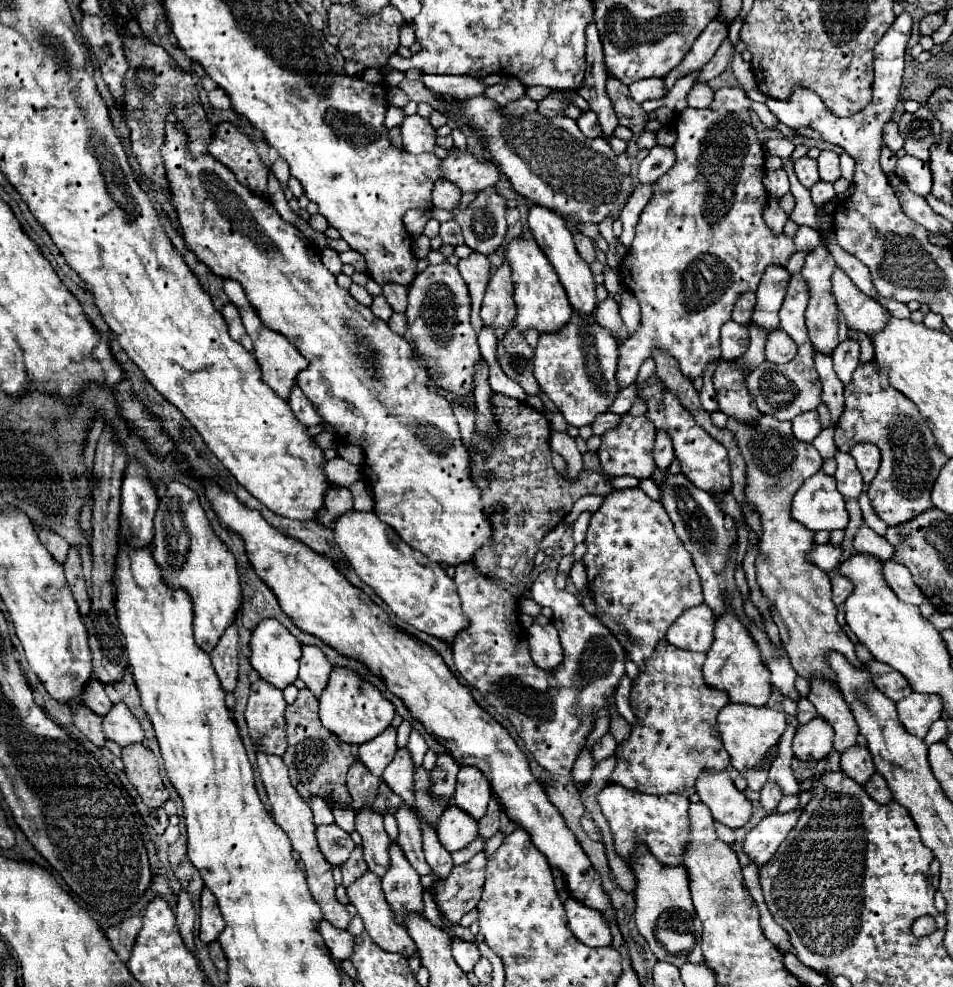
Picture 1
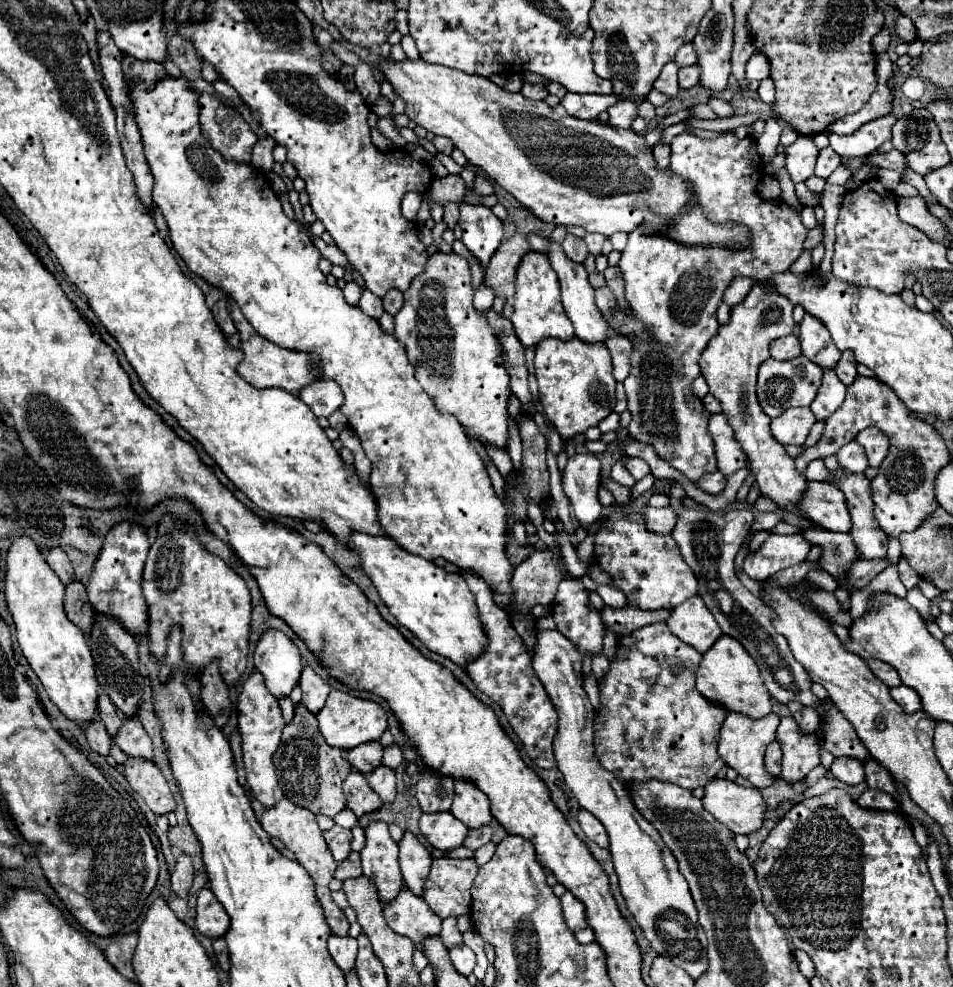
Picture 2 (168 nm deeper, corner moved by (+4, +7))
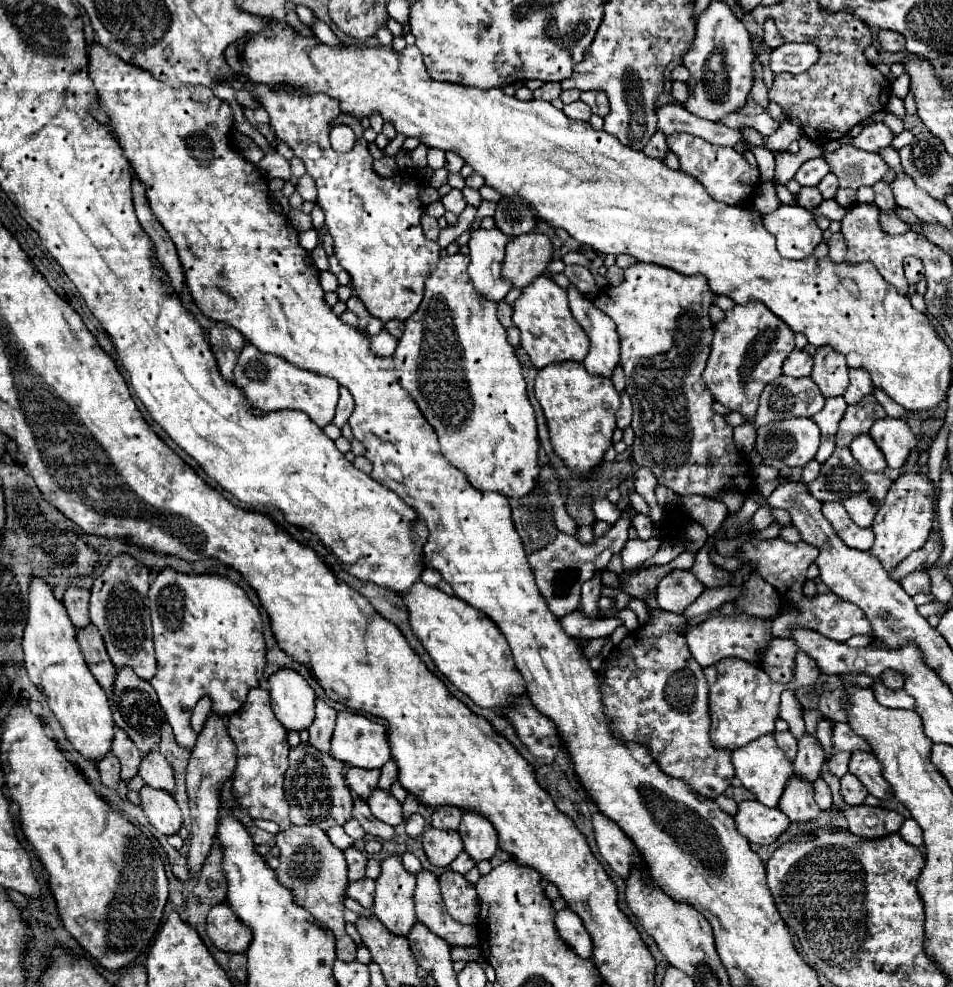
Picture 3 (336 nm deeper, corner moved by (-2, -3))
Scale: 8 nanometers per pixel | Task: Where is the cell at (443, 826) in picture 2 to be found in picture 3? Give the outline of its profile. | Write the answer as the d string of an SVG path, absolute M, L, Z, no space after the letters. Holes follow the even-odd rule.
M434 827L424 831L422 843L430 863L436 867L448 867L454 861L454 857L458 857L464 849L462 839L456 831L442 831Z

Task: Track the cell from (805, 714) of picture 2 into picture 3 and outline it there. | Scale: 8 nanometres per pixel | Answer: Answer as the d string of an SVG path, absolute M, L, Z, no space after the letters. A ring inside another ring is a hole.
M804 733L798 739L798 755L794 759L796 773L806 777L808 781L816 781L820 775L820 767L822 767L824 759L826 759L826 755L824 755L820 741L814 735Z

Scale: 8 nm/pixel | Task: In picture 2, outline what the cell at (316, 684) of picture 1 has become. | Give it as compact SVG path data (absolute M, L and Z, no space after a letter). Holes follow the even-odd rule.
M304 665L302 677L300 677L300 689L302 689L302 705L316 715L324 707L330 687L308 665Z

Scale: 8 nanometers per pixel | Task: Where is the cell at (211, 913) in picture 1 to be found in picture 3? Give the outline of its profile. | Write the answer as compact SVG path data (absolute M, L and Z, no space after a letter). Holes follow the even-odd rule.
M218 903L210 909L206 921L206 933L210 941L226 953L244 953L250 943L250 929L246 929L226 903Z

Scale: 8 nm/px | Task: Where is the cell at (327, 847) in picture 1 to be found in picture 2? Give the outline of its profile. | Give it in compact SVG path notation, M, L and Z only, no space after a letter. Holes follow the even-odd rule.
M334 825L330 831L324 831L324 837L326 837L326 843L328 843L336 861L344 861L350 855L350 851L352 851L350 849L352 831L348 831L348 837L346 837L346 829Z

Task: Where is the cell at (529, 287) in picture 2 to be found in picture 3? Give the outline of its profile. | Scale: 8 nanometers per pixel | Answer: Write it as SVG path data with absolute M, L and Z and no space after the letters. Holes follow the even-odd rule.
M540 275L532 285L528 285L522 295L514 303L512 323L522 333L522 347L530 355L532 365L536 369L542 369L550 363L558 361L582 361L588 353L588 335L582 331L582 327L576 323L568 309L568 297L566 289L556 285L550 277Z

